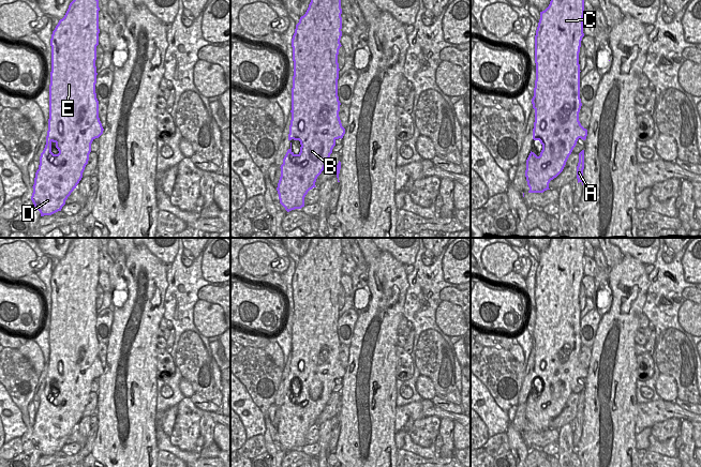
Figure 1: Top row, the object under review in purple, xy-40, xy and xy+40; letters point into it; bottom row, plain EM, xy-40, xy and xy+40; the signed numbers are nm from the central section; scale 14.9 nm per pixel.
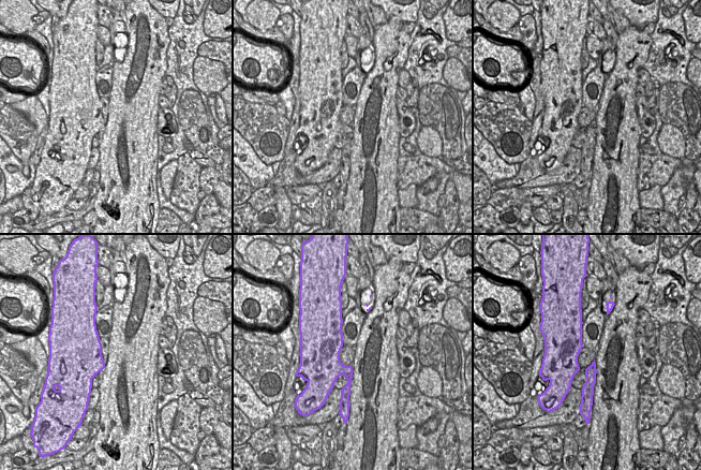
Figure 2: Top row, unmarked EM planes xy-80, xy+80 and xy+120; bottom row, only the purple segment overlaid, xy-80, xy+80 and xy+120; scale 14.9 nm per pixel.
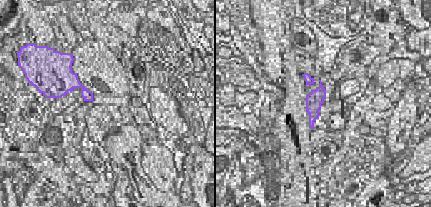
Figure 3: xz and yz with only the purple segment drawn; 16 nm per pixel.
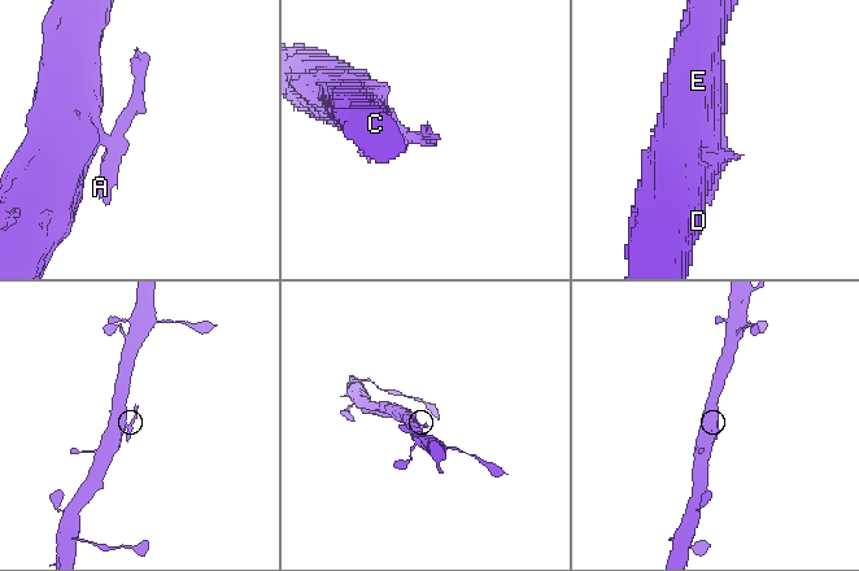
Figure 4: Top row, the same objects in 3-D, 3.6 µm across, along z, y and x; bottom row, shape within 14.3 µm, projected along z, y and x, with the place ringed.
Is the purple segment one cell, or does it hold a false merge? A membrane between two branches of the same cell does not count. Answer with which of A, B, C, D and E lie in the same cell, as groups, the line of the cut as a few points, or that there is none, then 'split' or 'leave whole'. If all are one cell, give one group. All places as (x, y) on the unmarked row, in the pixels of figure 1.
A / B C D E; cut in xy+40 along (583, 367), (581, 378); split

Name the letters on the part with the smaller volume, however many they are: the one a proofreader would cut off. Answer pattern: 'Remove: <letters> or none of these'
Remove: A.

